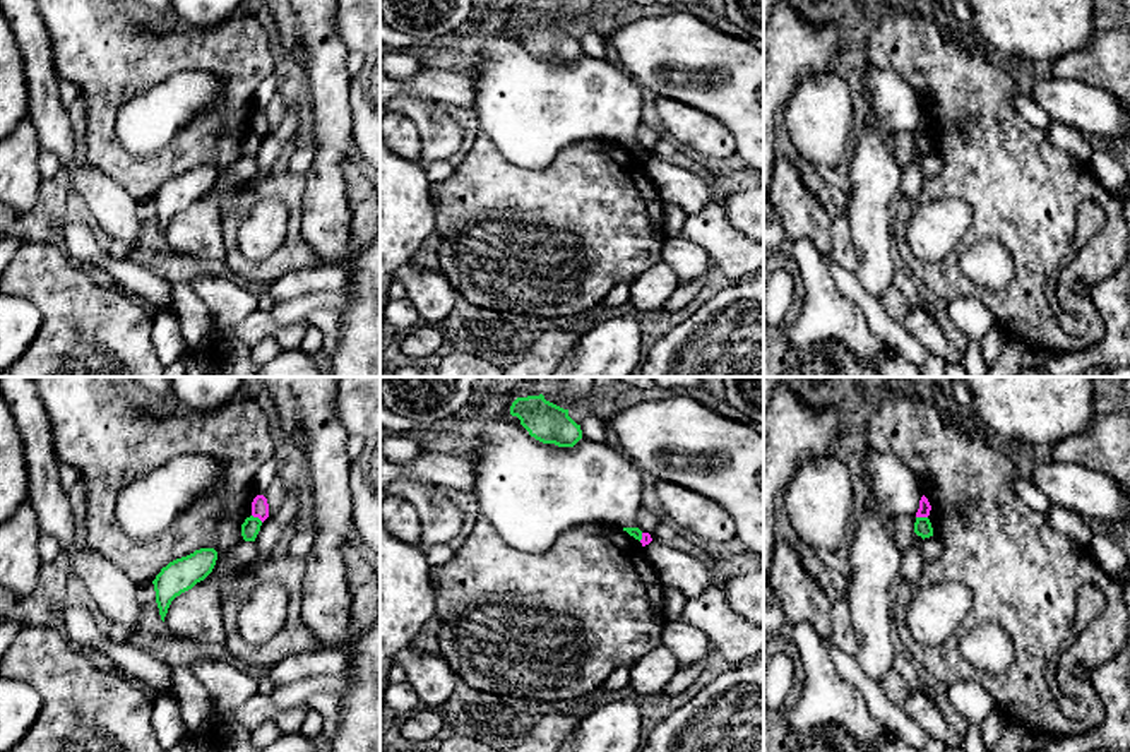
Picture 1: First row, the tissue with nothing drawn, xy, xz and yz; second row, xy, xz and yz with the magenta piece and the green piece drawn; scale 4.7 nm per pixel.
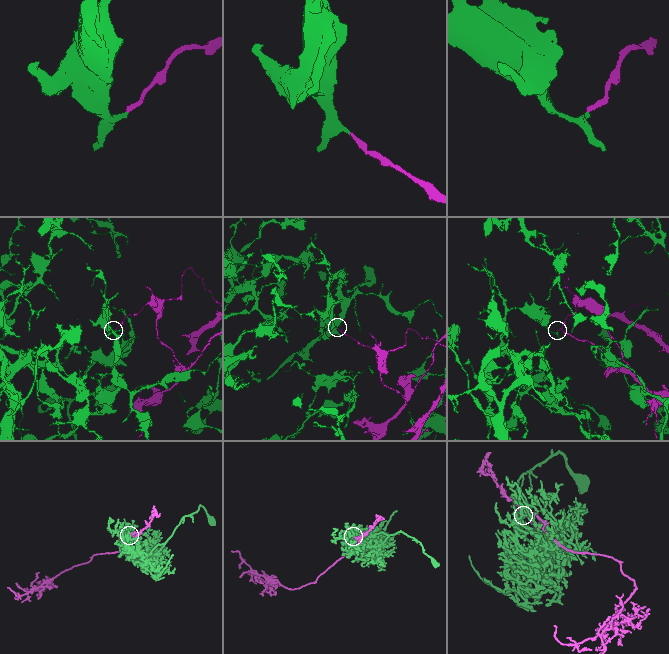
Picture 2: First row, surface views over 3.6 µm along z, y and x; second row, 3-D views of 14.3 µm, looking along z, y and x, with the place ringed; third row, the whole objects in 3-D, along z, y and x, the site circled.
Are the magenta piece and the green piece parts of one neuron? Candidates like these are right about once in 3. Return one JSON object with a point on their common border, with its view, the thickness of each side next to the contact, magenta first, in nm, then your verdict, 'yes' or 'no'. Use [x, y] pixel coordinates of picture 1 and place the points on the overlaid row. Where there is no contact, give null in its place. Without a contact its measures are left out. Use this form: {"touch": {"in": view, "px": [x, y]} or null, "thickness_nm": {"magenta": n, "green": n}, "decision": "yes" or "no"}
{"touch": {"in": "yz", "px": [921, 516]}, "thickness_nm": {"magenta": 60, "green": 80}, "decision": "no"}

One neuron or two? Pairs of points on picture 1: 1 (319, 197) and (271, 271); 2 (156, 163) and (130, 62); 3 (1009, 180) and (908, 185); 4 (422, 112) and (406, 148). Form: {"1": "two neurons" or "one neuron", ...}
{"1": "two neurons", "2": "one neuron", "3": "two neurons", "4": "two neurons"}

